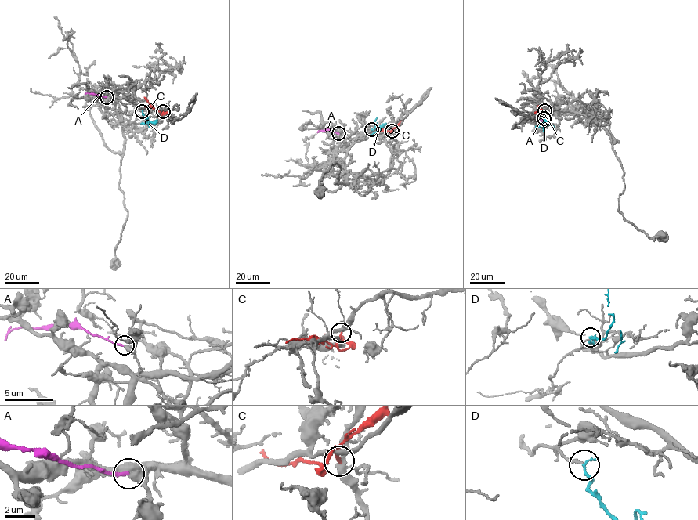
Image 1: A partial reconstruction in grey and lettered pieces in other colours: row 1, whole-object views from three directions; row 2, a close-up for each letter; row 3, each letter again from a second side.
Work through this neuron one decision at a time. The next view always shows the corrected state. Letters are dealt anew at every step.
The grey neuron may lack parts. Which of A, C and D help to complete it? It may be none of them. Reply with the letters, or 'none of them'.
D

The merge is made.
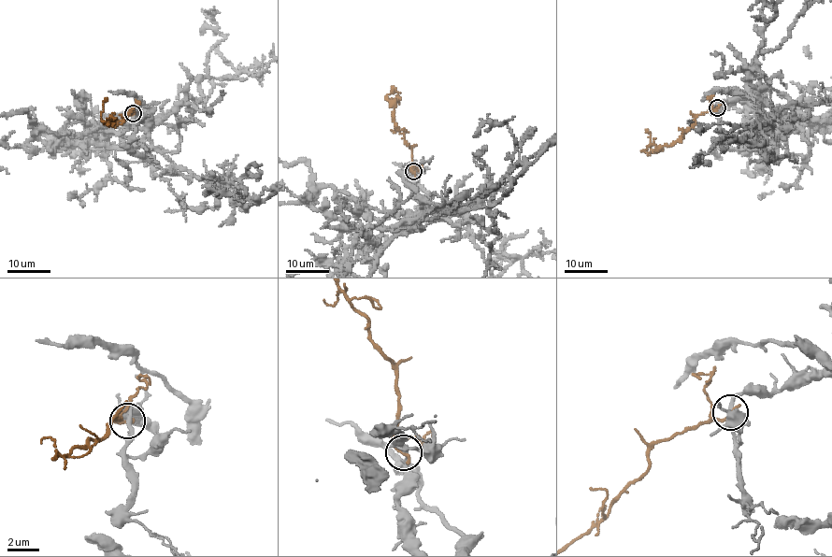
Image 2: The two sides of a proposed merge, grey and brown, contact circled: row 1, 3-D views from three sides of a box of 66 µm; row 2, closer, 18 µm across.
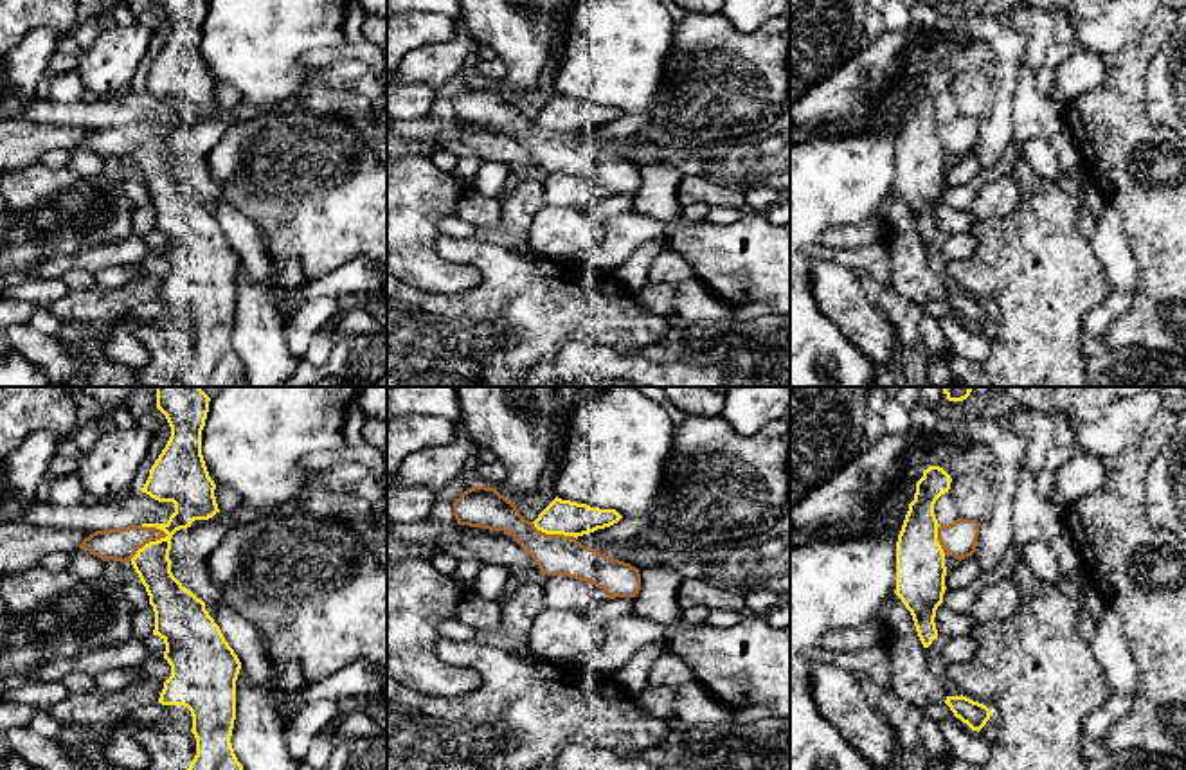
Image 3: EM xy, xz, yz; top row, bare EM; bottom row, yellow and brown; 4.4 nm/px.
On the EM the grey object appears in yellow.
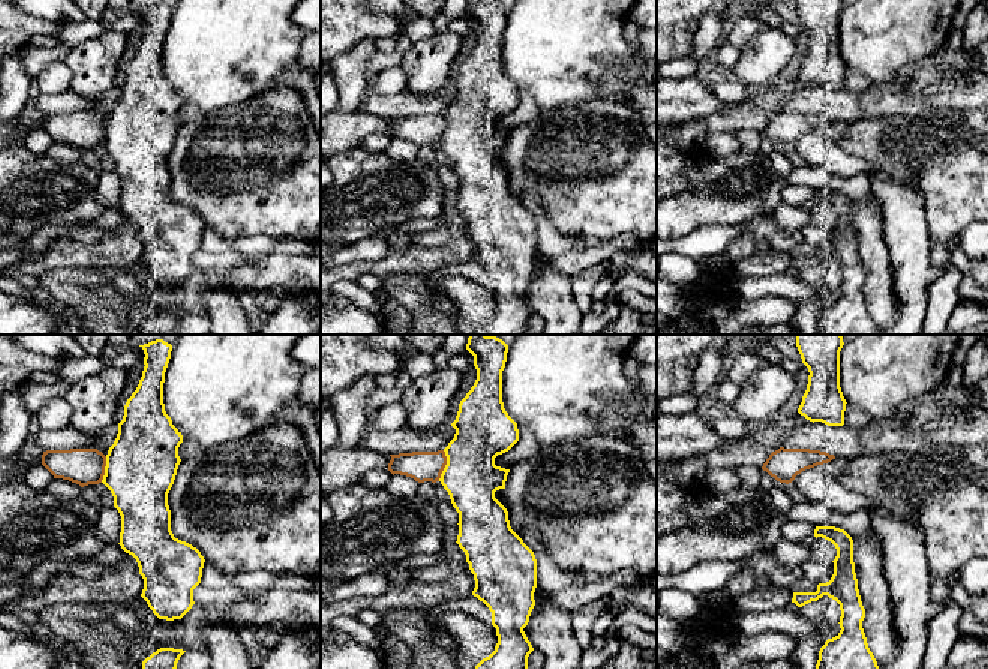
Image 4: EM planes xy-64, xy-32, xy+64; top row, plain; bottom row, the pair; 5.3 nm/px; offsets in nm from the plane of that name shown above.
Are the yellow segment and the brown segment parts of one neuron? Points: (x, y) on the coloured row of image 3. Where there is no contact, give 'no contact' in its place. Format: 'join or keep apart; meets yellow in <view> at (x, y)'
keep apart; meets yellow in xy at (150, 542)

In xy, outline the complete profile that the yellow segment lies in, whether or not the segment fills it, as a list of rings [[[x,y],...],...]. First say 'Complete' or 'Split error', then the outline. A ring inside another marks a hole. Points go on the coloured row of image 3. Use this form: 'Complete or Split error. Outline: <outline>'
Complete. Outline: [[[157,387],[157,408],[171,426],[171,437],[149,470],[149,477],[140,489],[158,502],[173,502],[175,513],[166,524],[142,524],[157,527],[167,536],[146,543],[131,558],[149,604],[155,612],[155,630],[164,644],[164,658],[171,666],[171,676],[164,682],[158,703],[184,705],[191,711],[196,738],[196,756],[187,770],[243,770],[238,761],[230,736],[236,720],[236,680],[241,662],[225,640],[220,626],[205,610],[205,603],[189,592],[171,572],[171,538],[176,531],[191,527],[194,520],[209,520],[220,513],[214,489],[202,455],[202,430],[205,426],[211,398],[200,387]]]

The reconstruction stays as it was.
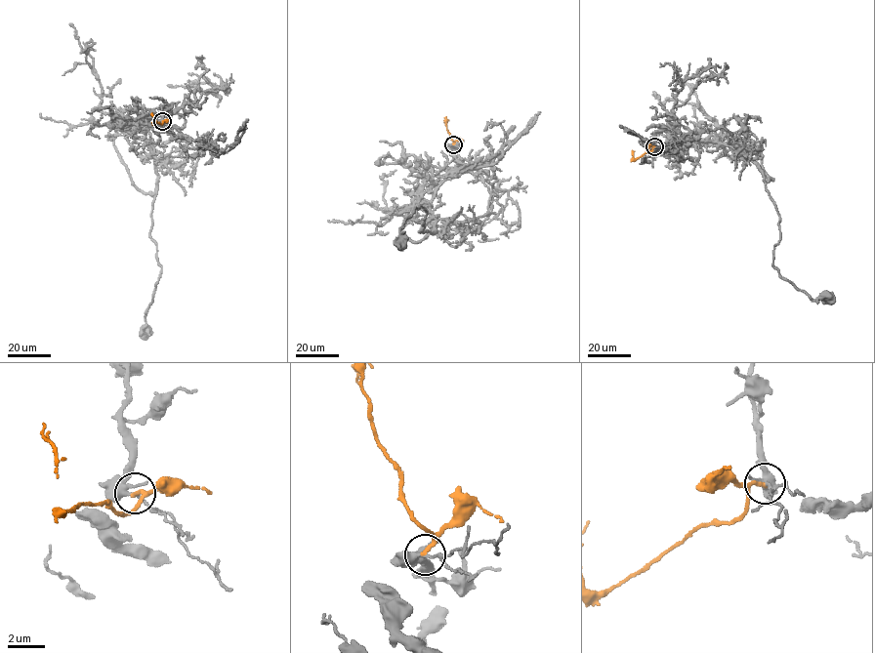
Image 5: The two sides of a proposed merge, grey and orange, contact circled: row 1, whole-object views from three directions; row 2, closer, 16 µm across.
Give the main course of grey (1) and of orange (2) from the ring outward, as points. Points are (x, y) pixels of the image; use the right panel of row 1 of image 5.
1: (655, 146), (652, 133), (668, 128), (726, 142), (757, 164), (780, 221), (772, 265), (812, 300), (828, 297)
2: (655, 146), (634, 159), (632, 150)

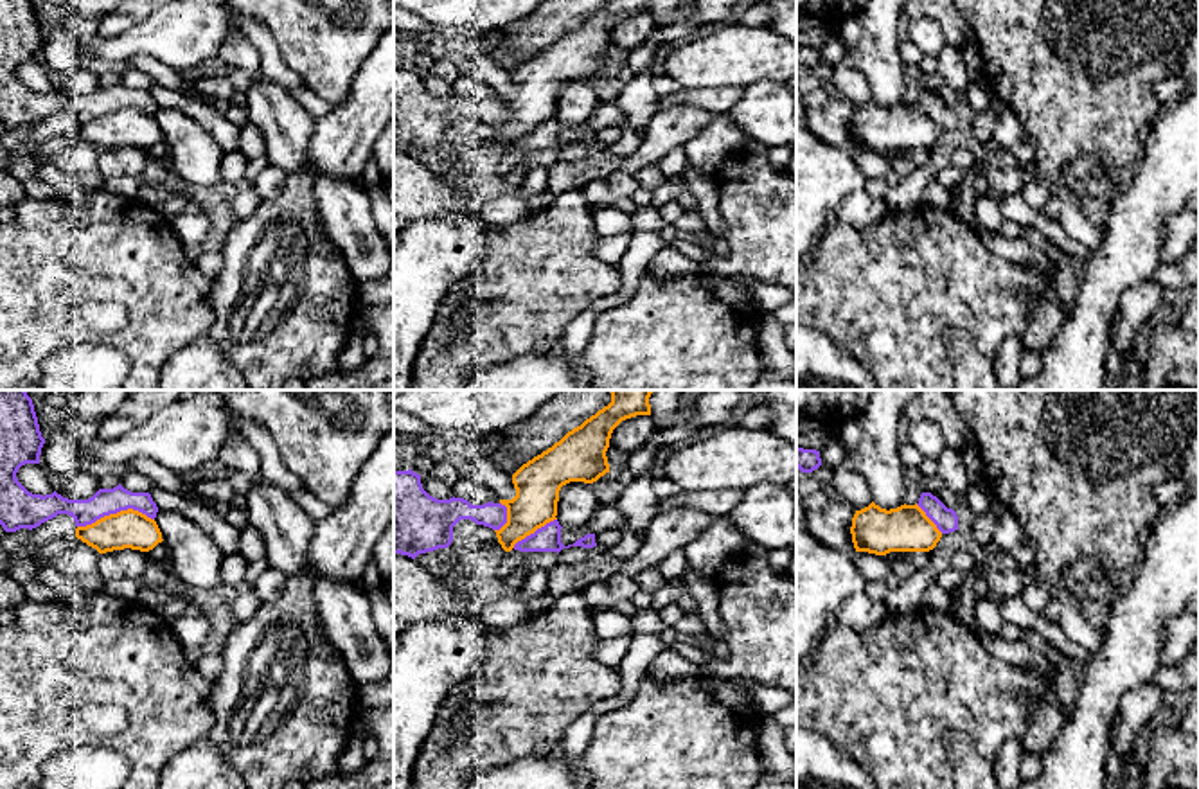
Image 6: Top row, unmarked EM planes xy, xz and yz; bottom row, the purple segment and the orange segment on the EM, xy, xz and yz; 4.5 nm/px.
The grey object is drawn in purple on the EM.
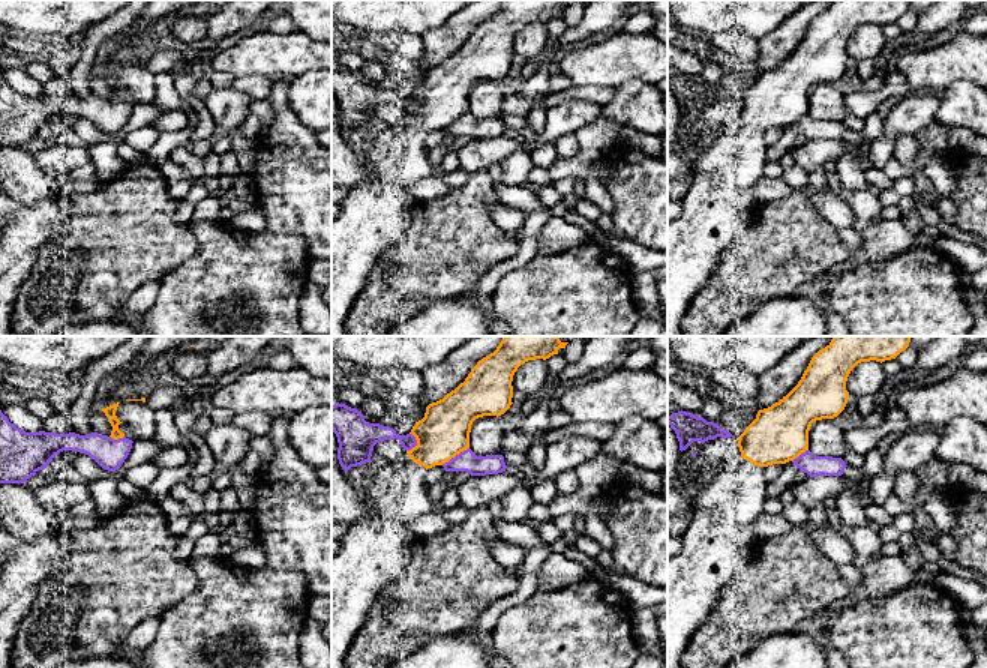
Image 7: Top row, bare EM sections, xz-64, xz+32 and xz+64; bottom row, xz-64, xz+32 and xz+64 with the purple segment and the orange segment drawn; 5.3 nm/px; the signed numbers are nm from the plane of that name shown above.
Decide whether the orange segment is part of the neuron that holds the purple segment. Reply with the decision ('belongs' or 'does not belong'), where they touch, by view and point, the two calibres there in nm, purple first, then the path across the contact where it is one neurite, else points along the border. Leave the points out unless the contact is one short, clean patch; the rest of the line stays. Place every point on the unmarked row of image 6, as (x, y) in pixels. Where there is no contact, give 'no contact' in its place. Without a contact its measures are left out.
does not belong; contact xy (115, 110); calibres 120 and 180 nm; border xy (153, 115), (132, 106), (121, 106), (78, 124)

